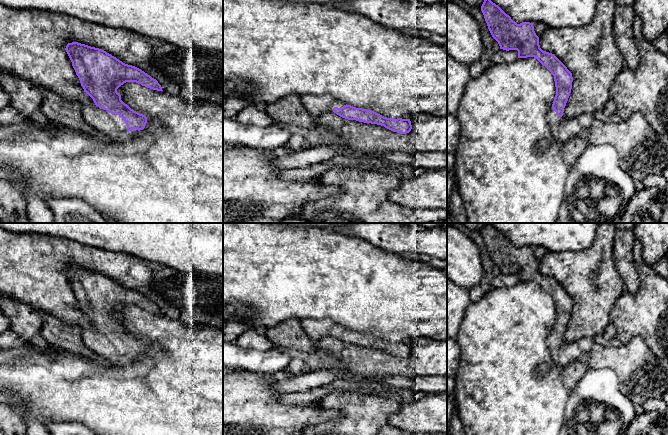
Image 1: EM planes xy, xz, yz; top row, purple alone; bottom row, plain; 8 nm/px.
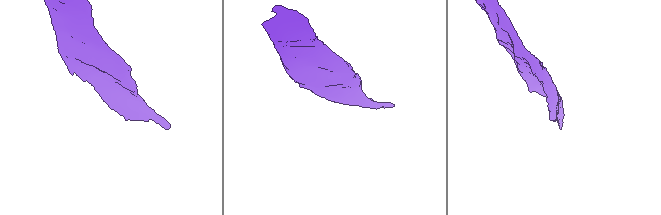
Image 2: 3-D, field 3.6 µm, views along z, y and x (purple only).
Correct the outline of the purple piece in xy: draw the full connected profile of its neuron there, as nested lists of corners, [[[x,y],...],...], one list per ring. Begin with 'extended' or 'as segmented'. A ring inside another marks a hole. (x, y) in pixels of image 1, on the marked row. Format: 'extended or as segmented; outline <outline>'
extended; outline [[[72,42],[65,50],[81,86],[94,101],[81,104],[86,123],[117,143],[146,134],[147,117],[125,104],[117,89],[126,82],[136,82],[163,91],[158,81],[102,49]]]

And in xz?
extended; outline [[[305,94],[301,95],[300,98],[303,106],[314,118],[317,118],[323,113],[334,112],[342,118],[381,125],[400,134],[409,133],[412,129],[410,119],[387,118],[372,110],[347,105],[329,94],[321,96]]]

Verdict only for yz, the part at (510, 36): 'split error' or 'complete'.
split error

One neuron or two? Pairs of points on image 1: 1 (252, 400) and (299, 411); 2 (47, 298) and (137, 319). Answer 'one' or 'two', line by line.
1: one
2: two

